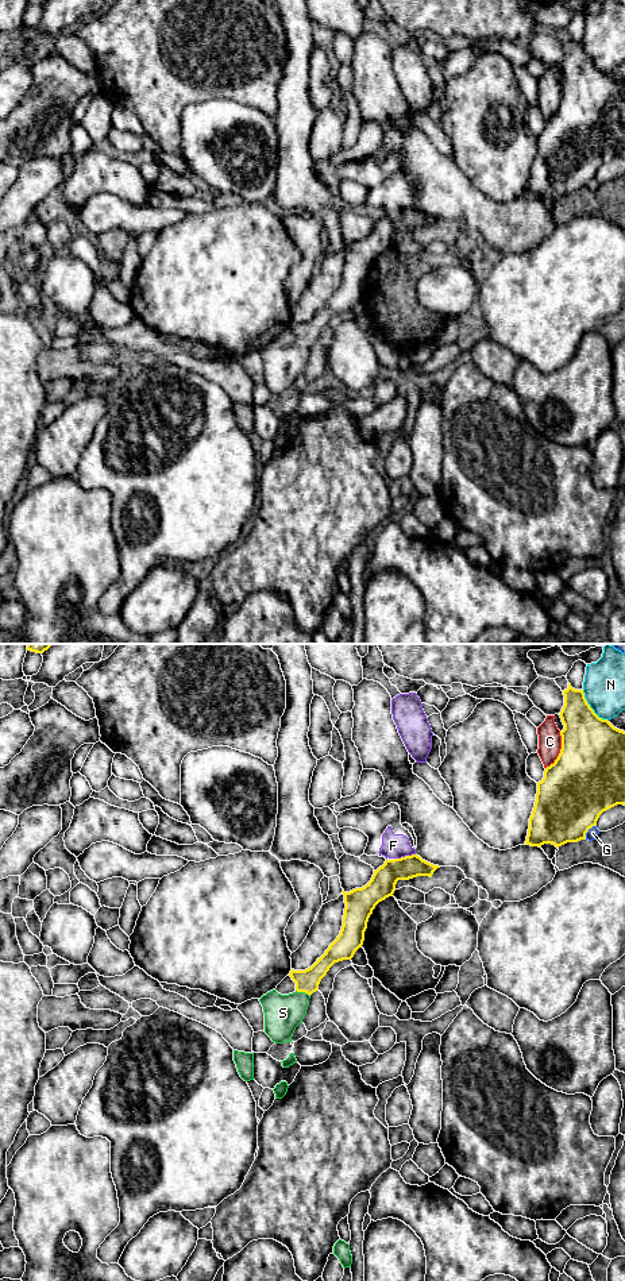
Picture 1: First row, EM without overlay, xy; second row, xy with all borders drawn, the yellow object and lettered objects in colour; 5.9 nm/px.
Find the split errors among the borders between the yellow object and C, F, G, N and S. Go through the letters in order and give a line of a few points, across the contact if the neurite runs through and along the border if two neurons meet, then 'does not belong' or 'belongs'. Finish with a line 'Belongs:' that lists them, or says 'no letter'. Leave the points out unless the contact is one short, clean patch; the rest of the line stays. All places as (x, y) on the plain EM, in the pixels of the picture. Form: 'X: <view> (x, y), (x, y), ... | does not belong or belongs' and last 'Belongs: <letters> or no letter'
C: does not belong
F: does not belong
G: does not belong
N: does not belong
S: belongs
Belongs: S

